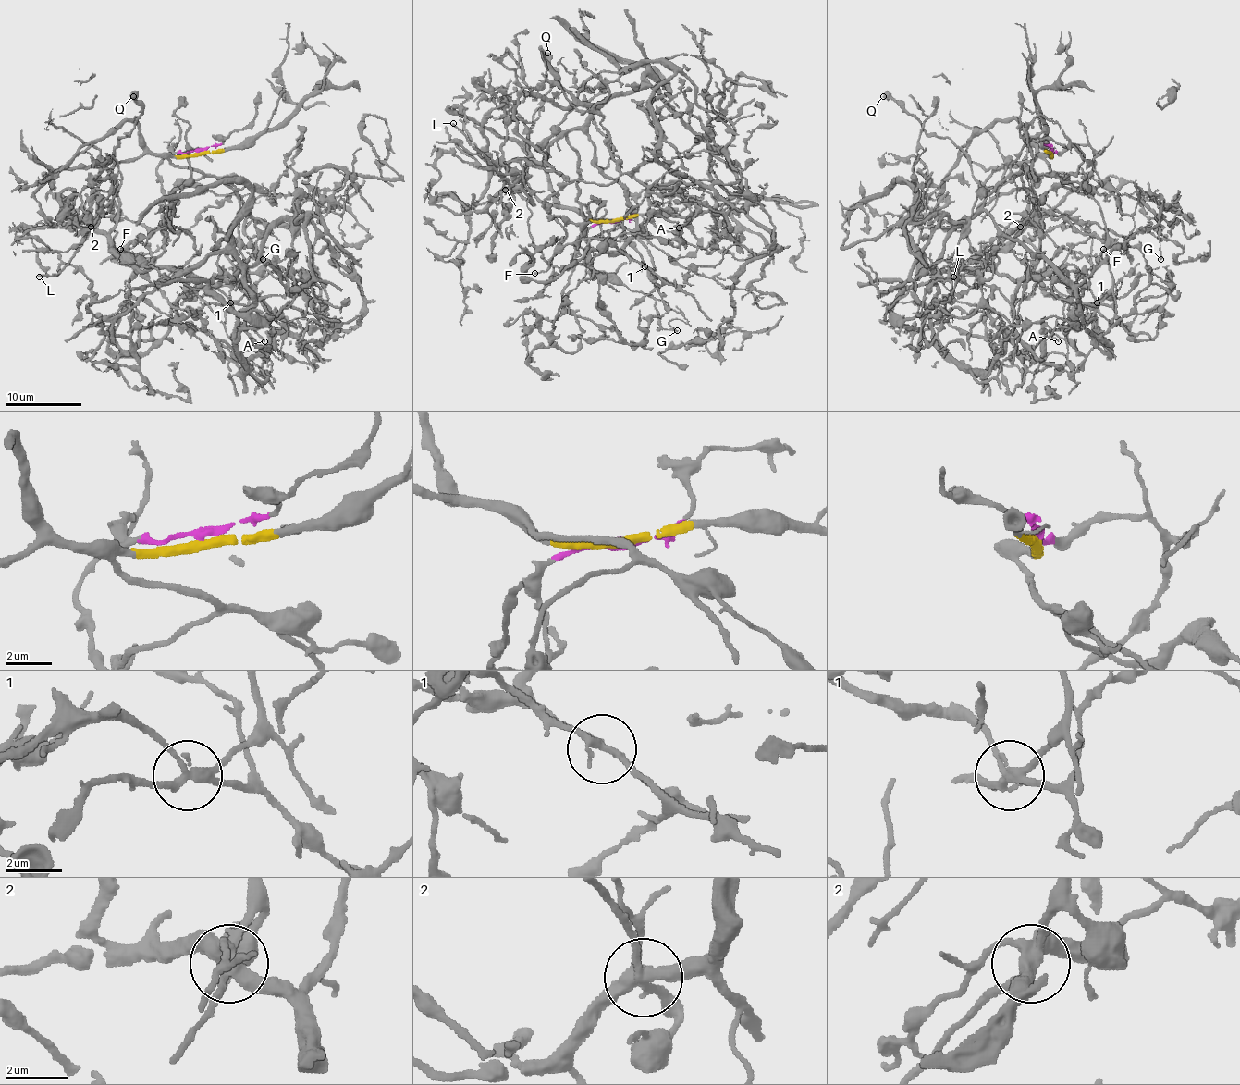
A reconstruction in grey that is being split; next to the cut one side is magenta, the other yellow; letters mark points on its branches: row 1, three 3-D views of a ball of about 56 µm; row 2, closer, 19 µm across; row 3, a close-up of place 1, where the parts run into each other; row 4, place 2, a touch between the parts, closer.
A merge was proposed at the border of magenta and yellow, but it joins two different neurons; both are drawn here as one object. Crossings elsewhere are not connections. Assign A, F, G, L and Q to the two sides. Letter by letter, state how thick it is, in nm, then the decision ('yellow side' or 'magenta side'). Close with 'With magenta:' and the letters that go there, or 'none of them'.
A: 190 nm | magenta side
F: 150 nm | yellow side
G: 120 nm | yellow side
L: 180 nm | yellow side
Q: 550 nm | yellow side
With magenta: A

